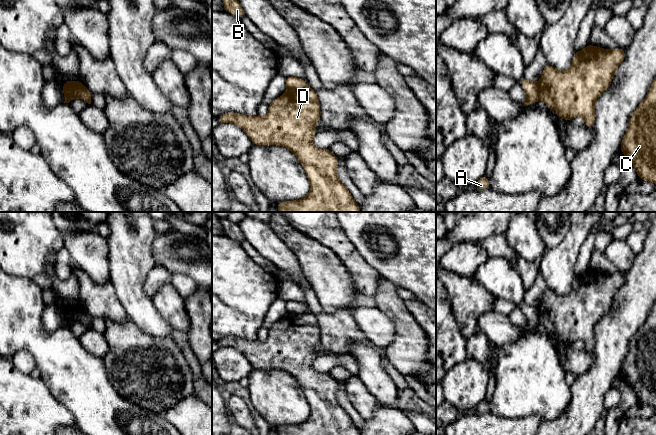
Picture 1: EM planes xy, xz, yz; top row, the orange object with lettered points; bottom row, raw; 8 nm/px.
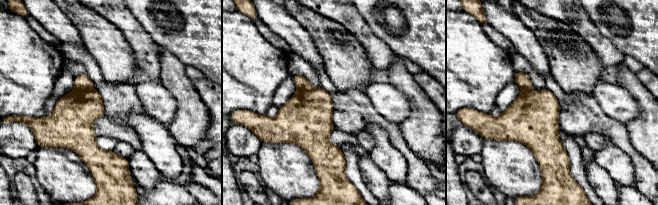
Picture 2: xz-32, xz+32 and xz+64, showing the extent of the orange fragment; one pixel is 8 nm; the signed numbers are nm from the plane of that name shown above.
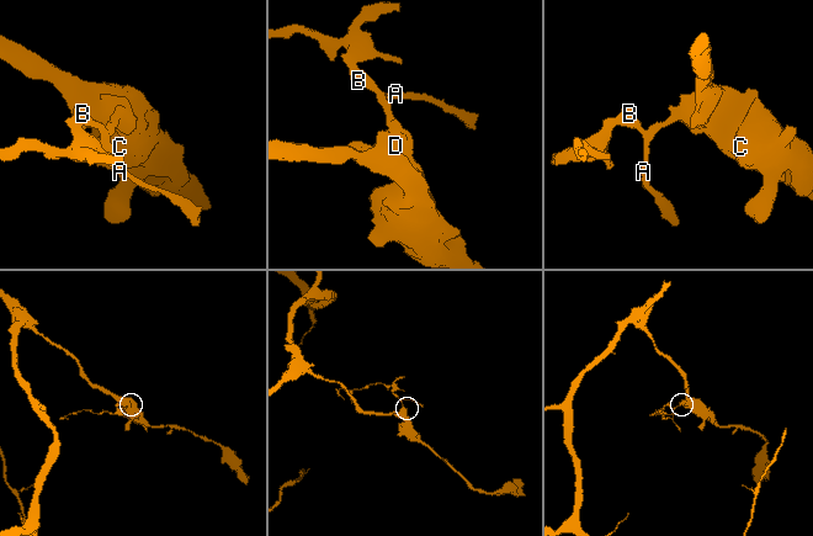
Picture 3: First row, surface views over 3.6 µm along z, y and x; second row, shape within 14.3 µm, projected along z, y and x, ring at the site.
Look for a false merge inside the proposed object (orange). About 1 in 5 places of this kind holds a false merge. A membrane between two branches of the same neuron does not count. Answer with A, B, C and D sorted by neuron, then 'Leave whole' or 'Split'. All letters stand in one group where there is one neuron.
Groups: A B / C D. Split

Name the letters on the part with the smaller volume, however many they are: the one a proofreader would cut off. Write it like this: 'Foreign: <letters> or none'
Foreign: A, B

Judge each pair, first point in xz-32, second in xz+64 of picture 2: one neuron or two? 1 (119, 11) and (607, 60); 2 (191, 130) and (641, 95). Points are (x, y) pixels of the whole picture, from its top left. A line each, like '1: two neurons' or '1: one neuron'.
1: one neuron
2: one neuron

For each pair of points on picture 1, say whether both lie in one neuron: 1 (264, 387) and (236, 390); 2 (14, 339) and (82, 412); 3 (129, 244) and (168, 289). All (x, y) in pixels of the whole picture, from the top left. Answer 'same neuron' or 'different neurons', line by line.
1: different neurons
2: same neuron
3: different neurons

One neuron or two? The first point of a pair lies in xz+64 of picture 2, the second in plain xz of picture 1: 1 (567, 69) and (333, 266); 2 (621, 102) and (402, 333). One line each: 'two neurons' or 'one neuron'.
1: one neuron
2: two neurons

